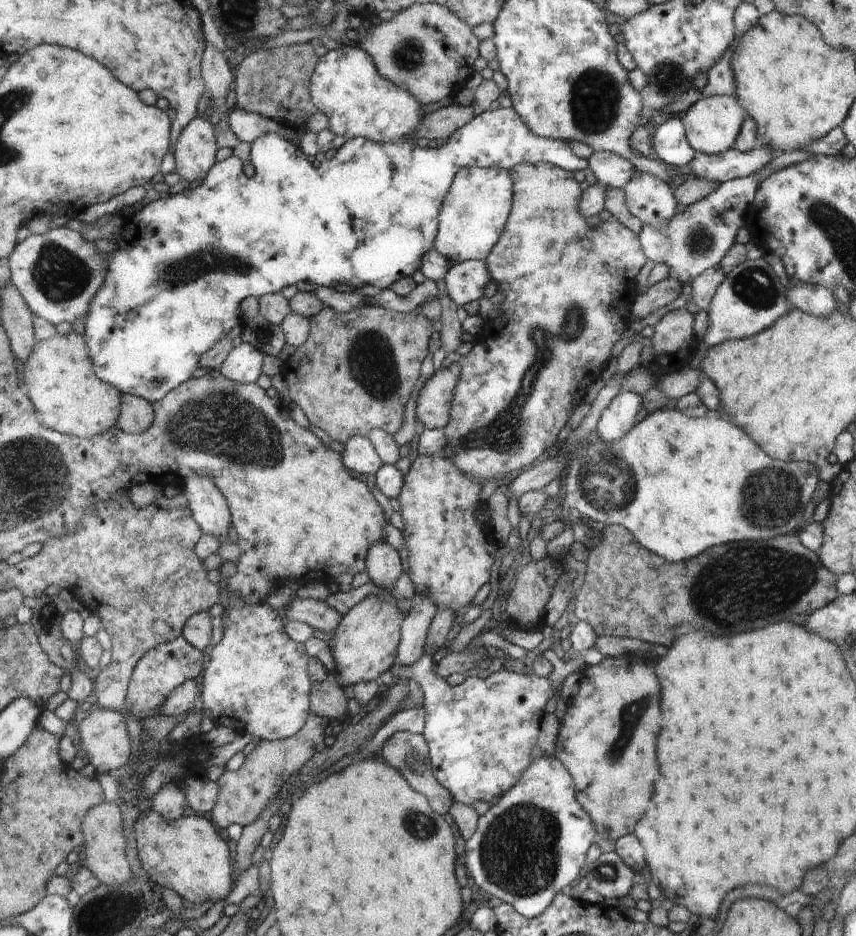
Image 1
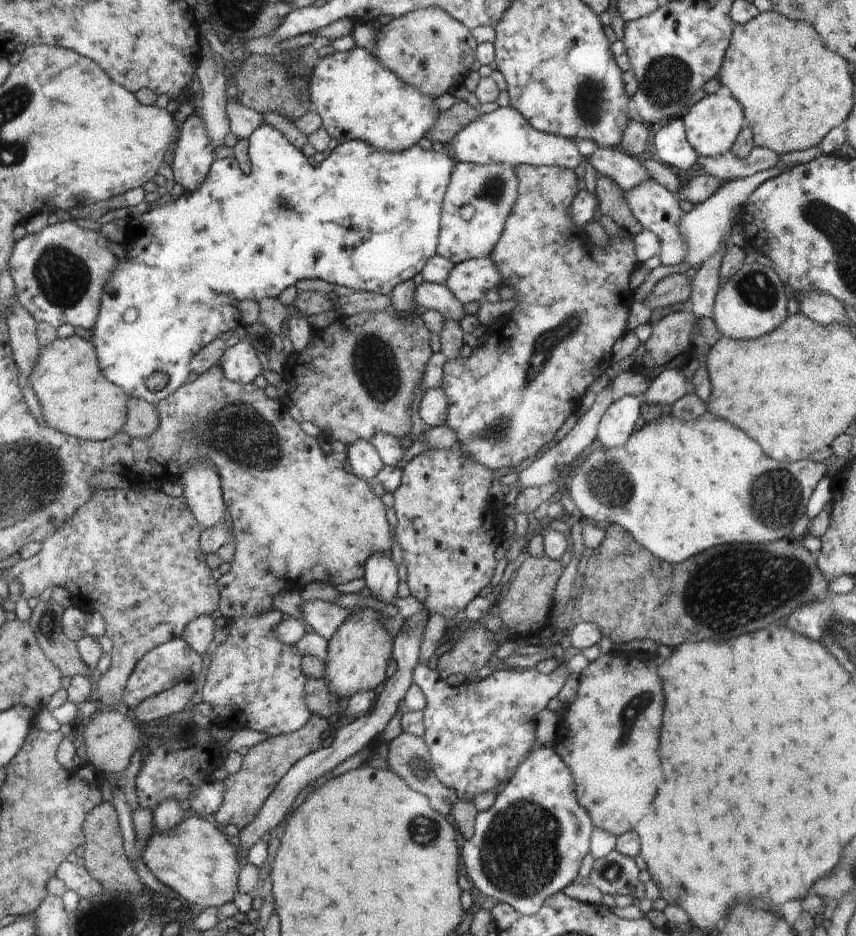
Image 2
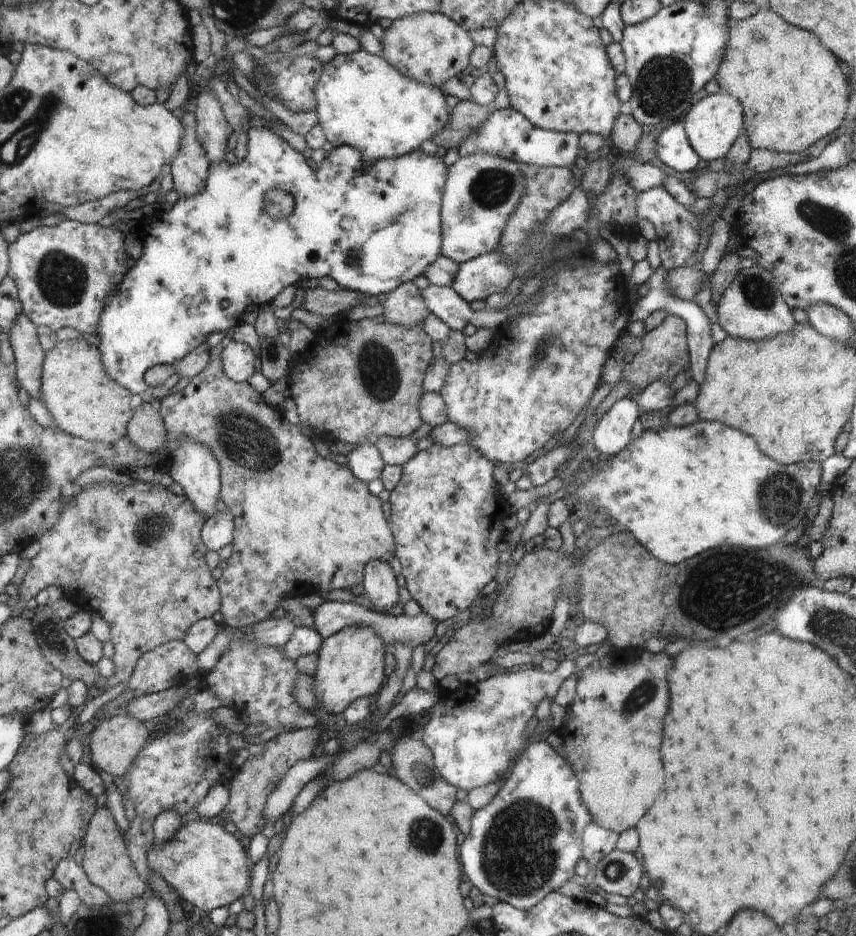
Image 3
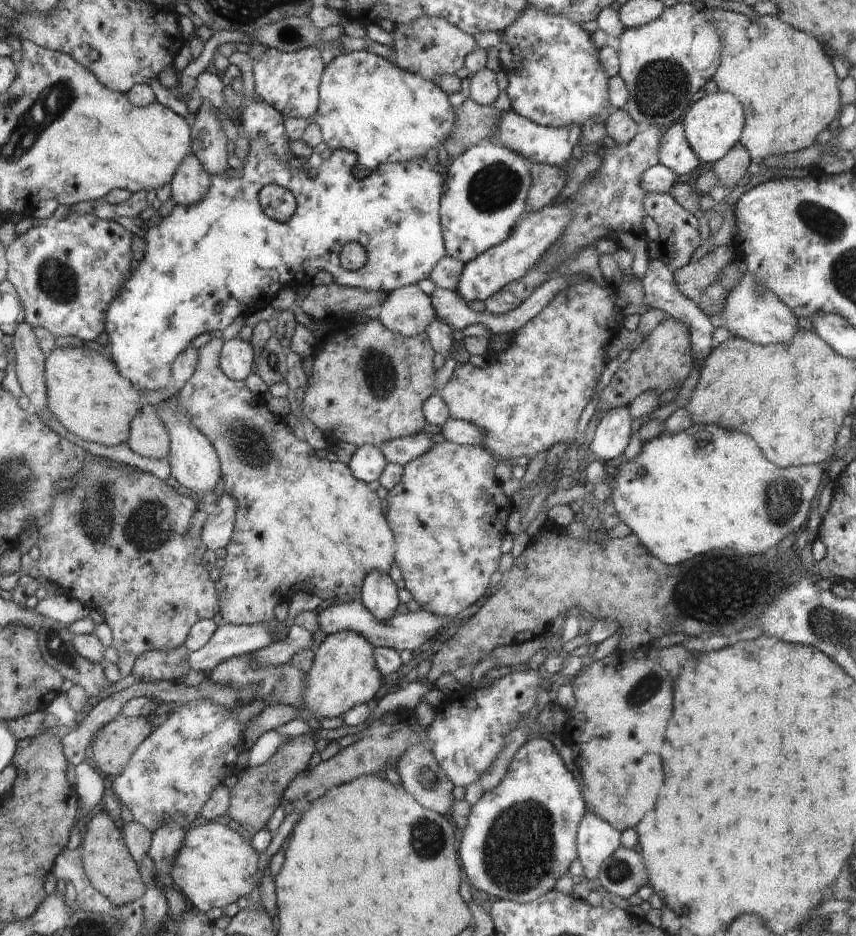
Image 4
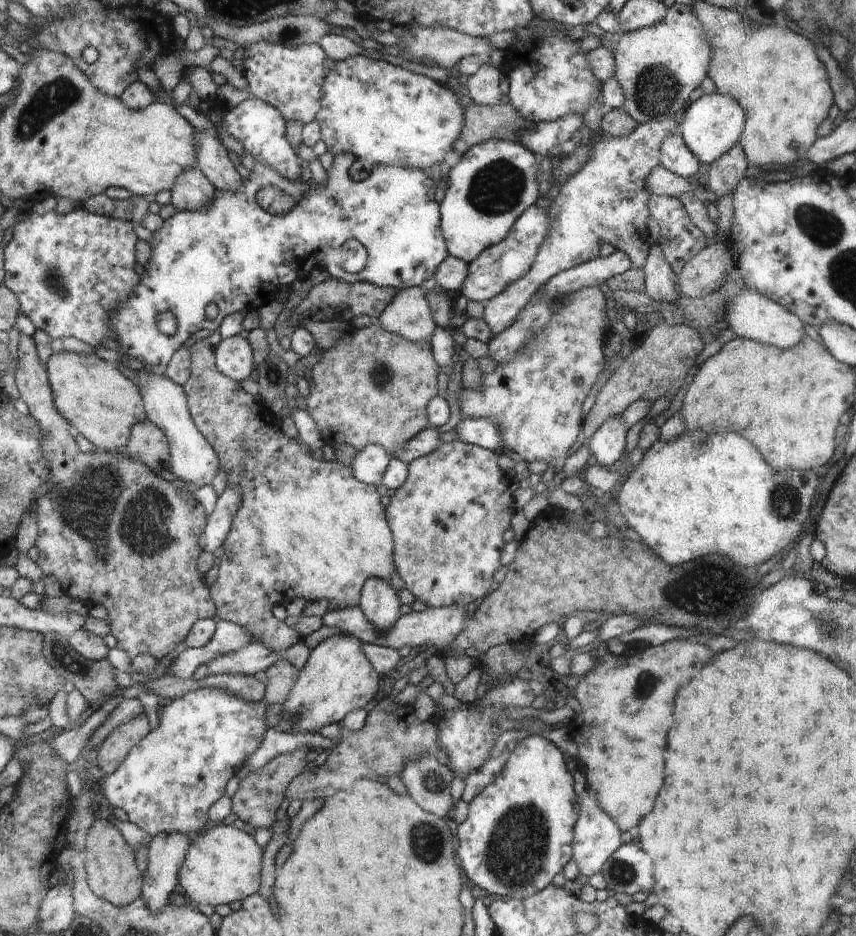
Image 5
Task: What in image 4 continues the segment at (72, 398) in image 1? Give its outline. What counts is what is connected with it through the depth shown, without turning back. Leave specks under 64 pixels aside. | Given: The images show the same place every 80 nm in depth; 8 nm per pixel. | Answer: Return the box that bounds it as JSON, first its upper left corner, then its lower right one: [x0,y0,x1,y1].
[46,345,144,446]

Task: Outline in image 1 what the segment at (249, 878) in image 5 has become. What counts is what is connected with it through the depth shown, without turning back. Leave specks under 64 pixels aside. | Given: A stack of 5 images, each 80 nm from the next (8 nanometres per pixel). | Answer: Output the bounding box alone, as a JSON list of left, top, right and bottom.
[135,803,232,904]

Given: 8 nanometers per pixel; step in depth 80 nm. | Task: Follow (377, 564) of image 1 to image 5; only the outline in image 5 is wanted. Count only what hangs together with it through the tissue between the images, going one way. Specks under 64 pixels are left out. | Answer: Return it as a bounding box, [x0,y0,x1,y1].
[359,577,400,631]

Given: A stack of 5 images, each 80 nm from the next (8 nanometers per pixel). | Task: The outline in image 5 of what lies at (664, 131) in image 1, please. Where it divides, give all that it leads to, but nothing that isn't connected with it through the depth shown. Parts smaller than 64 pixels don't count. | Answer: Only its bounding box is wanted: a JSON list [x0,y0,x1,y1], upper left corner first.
[660,127,700,179]

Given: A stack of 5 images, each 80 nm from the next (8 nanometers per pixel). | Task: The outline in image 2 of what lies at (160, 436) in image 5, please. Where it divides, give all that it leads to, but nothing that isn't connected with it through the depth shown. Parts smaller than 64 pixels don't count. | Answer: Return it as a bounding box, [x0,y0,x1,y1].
[122,397,159,439]

